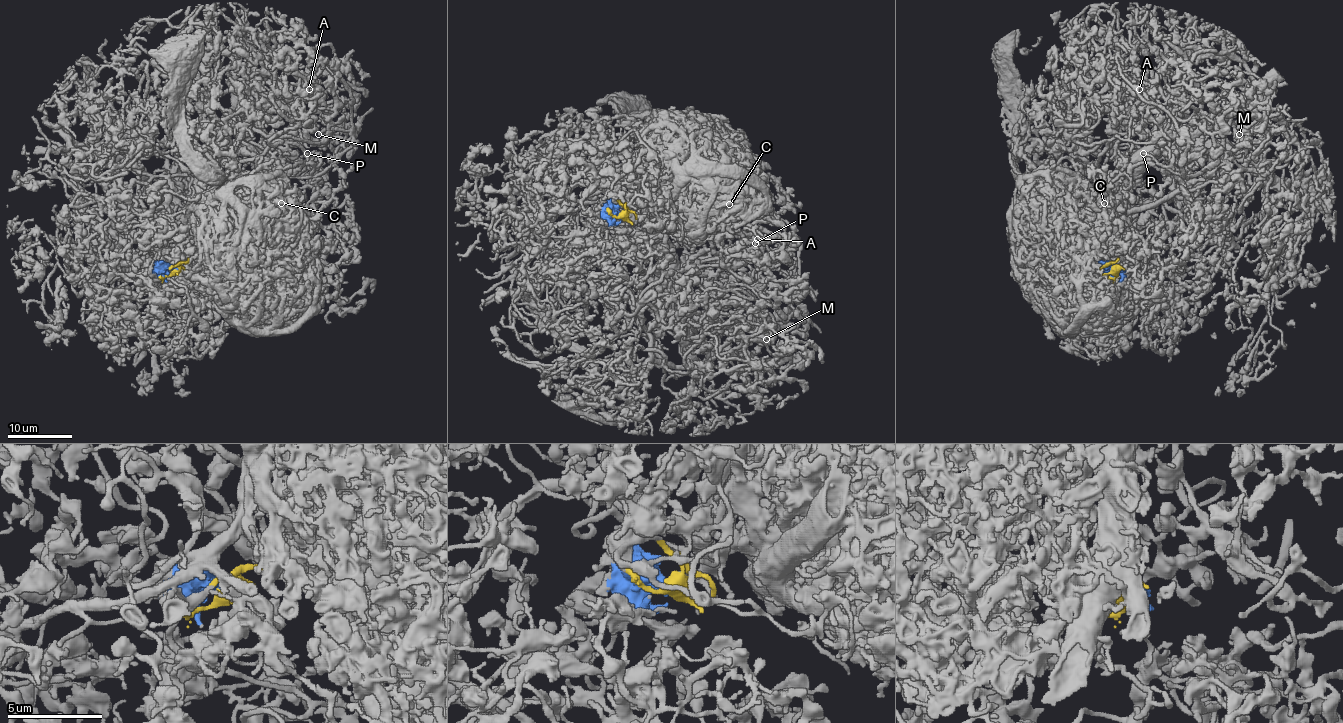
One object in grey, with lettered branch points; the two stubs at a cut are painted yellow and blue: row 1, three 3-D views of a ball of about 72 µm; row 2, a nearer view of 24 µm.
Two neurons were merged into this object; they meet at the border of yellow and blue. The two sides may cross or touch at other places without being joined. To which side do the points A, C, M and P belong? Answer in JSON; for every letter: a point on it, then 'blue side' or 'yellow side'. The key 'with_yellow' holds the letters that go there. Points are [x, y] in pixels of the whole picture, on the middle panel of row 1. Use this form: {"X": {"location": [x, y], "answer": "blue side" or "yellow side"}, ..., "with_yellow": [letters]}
{"A": {"location": [757, 239], "answer": "yellow side"}, "C": {"location": [729, 204], "answer": "blue side"}, "M": {"location": [766, 339], "answer": "yellow side"}, "P": {"location": [755, 243], "answer": "yellow side"}, "with_yellow": ["A", "M", "P"]}

